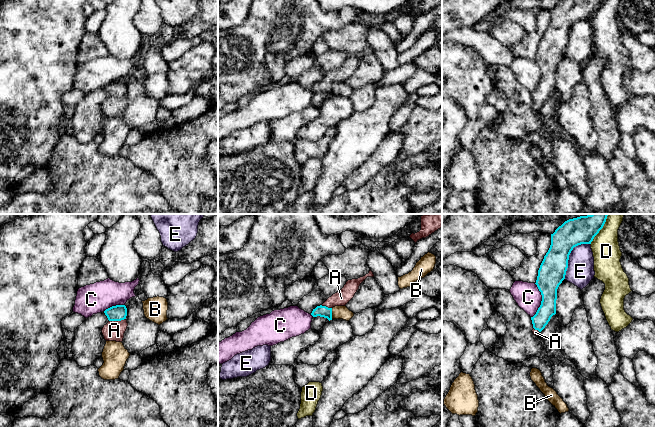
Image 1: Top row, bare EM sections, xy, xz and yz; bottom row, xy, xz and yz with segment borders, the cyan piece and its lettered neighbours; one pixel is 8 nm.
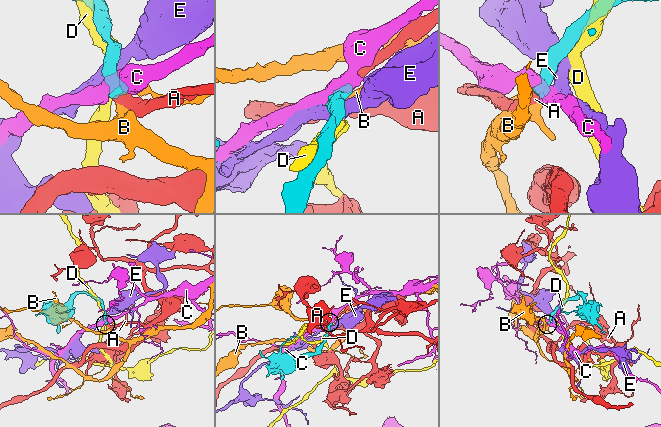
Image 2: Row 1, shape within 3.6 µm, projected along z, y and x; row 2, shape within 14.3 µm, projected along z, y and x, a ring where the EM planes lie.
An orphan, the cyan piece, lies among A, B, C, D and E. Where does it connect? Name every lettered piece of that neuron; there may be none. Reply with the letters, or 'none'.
A

